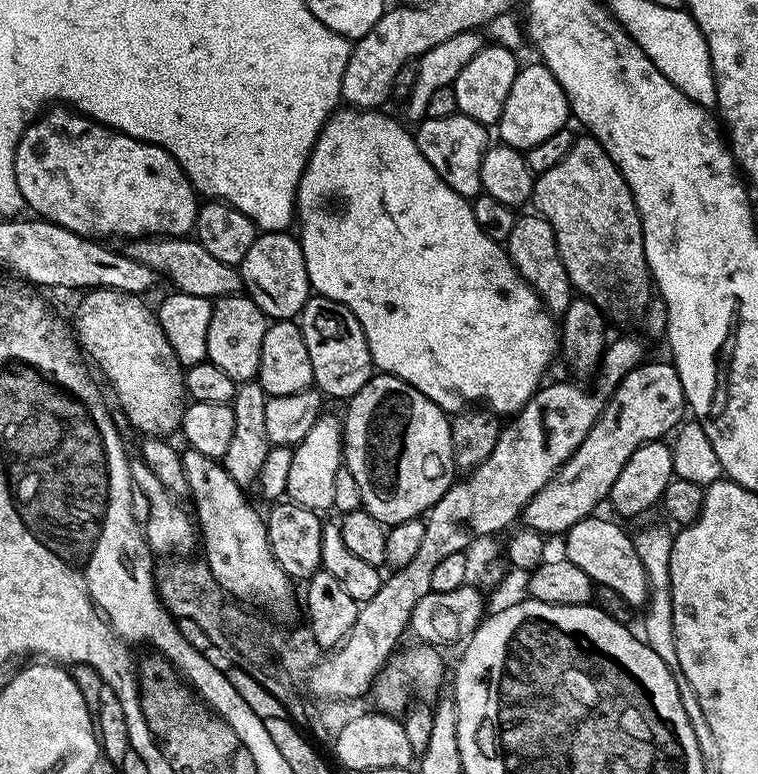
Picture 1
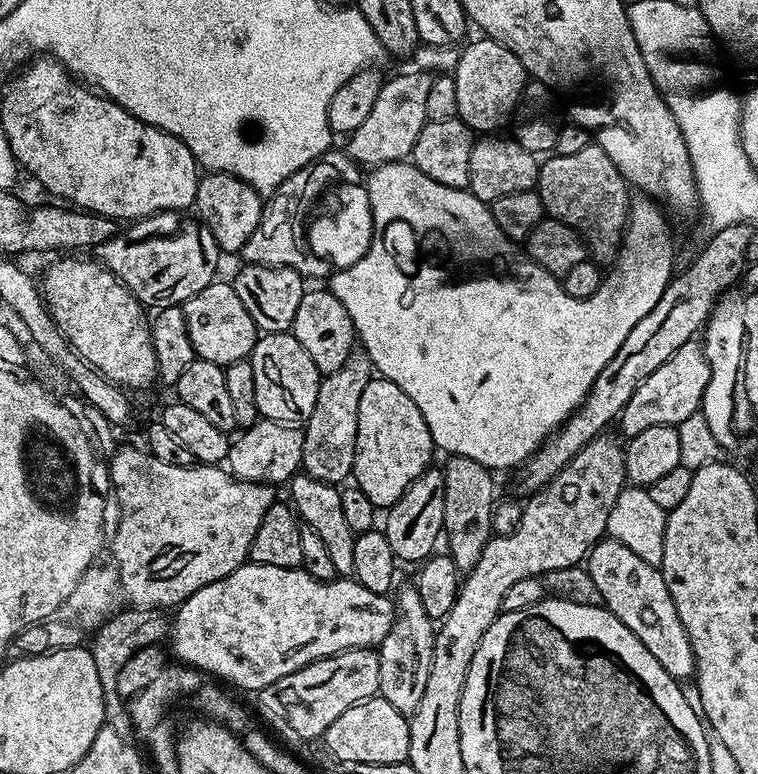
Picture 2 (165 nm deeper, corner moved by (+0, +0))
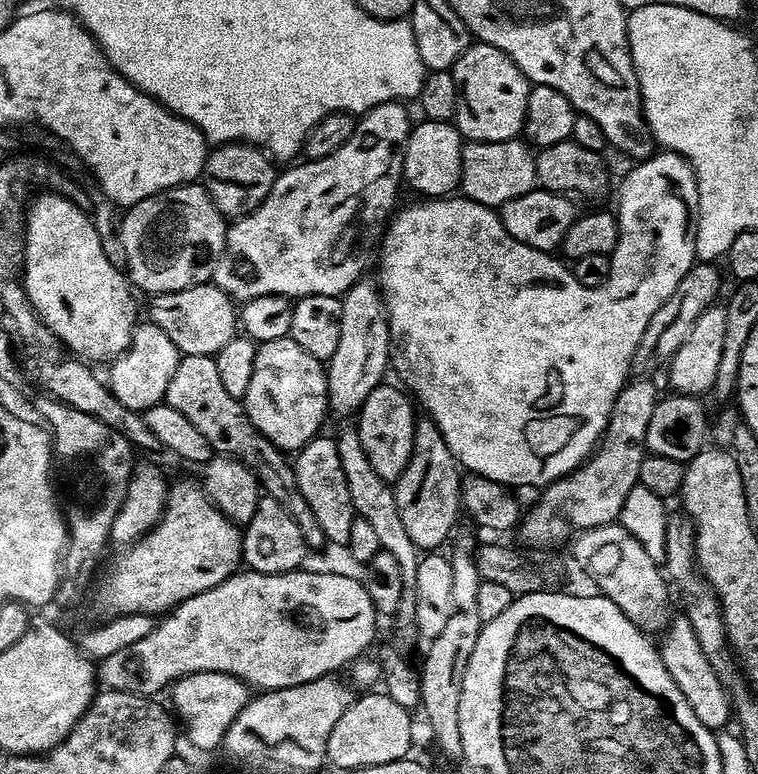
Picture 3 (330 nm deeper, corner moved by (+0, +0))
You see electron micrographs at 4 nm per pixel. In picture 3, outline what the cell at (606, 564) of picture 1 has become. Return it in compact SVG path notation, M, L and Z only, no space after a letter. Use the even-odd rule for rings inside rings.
M680 614L676 620L673 619L668 627L664 629L658 640L658 651L670 678L682 690L682 698L690 702L690 710L694 710L694 718L702 722L702 726L713 730L724 730L729 727L734 716L734 709L730 703L729 693L726 685L710 666L710 658L702 654L702 646L698 642L698 634L694 634L694 626L690 626L688 617ZM661 639L661 640L660 640Z

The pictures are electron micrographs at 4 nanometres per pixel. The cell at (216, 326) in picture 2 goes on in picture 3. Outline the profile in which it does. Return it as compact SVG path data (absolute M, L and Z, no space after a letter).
M214 282L190 286L186 290L158 292L149 300L152 301L148 304L147 319L154 326L158 326L158 330L165 332L170 337L170 342L174 342L174 346L178 346L178 350L183 355L215 357L216 352L222 350L222 346L226 346L226 342L230 342L230 338L238 335L237 305L232 297L226 295Z

